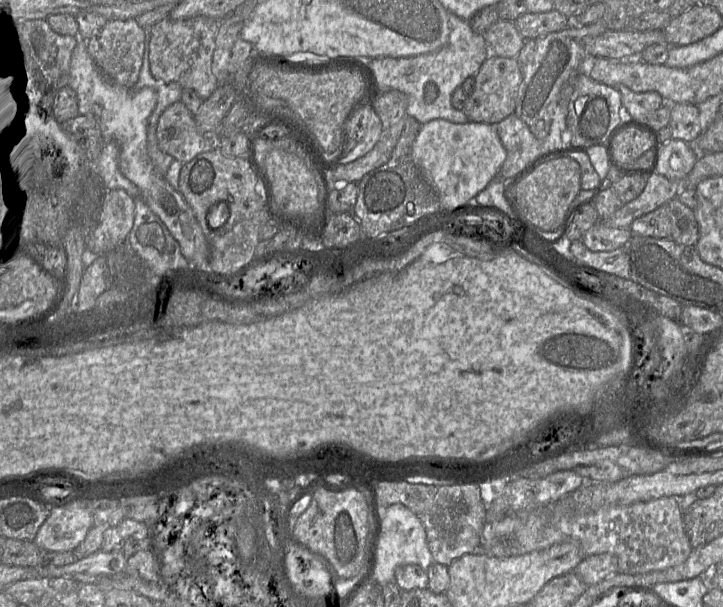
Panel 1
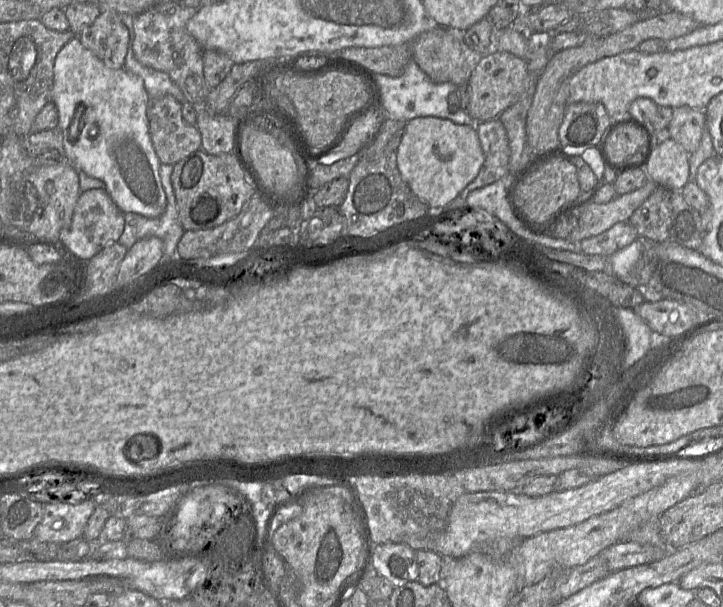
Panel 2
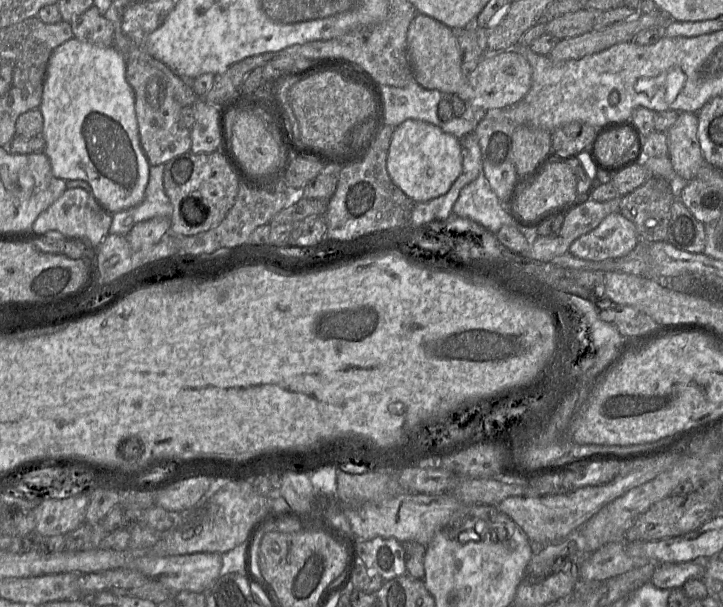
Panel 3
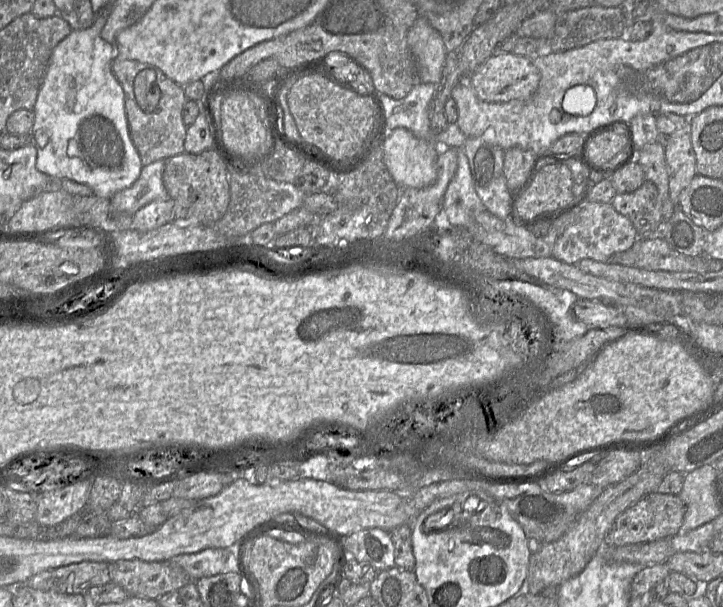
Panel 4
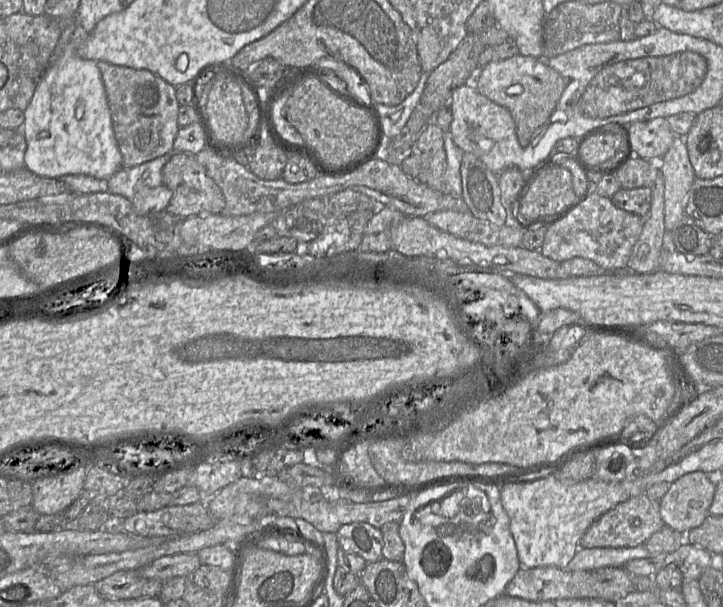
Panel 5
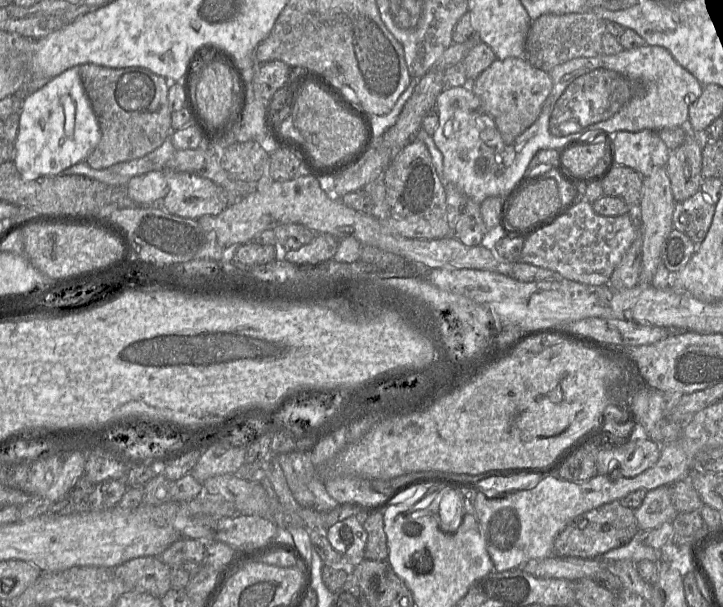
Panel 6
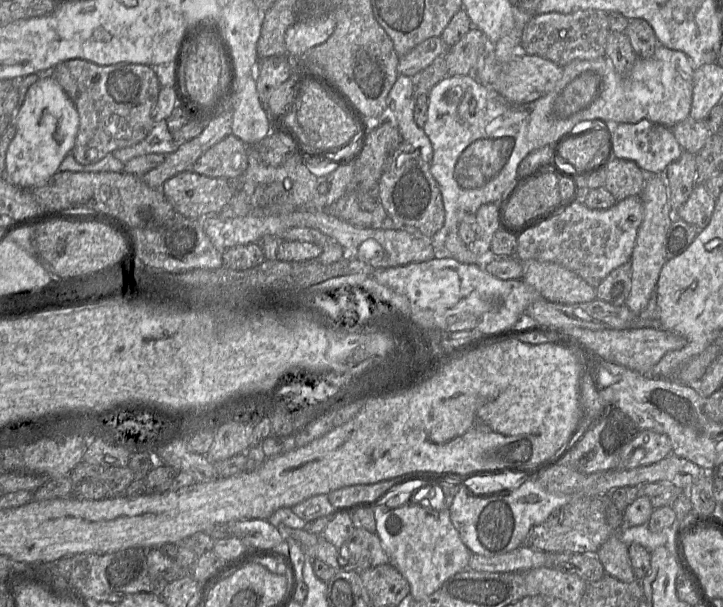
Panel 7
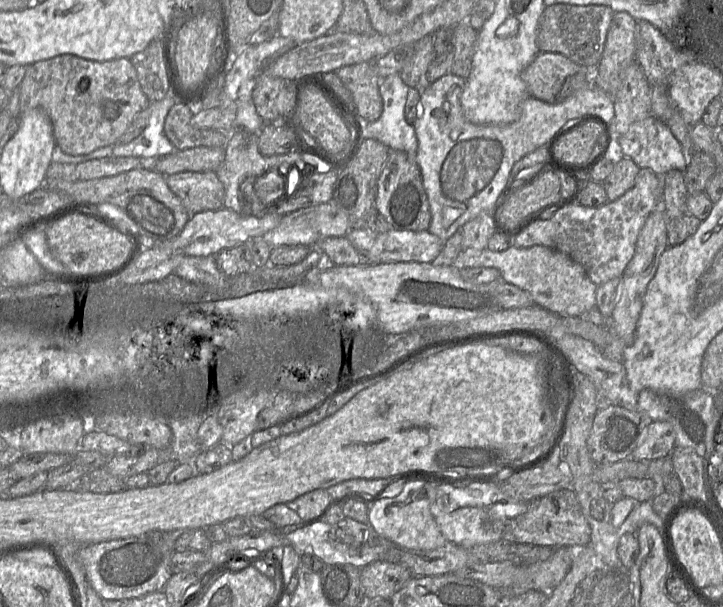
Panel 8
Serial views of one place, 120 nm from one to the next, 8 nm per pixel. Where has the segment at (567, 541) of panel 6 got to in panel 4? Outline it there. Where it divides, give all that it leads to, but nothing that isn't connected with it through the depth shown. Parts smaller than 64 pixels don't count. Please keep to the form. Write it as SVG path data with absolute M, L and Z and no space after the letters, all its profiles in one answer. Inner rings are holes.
M651 492L623 511L605 538L605 546L623 546L670 538L682 532L686 507L679 494Z

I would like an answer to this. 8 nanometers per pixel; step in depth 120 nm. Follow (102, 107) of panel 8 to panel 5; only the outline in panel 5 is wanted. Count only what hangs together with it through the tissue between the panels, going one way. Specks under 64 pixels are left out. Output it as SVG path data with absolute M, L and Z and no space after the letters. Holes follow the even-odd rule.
M98 61L105 88L114 136L123 167L133 167L160 157L173 149L179 131L176 87L148 70L137 70Z

